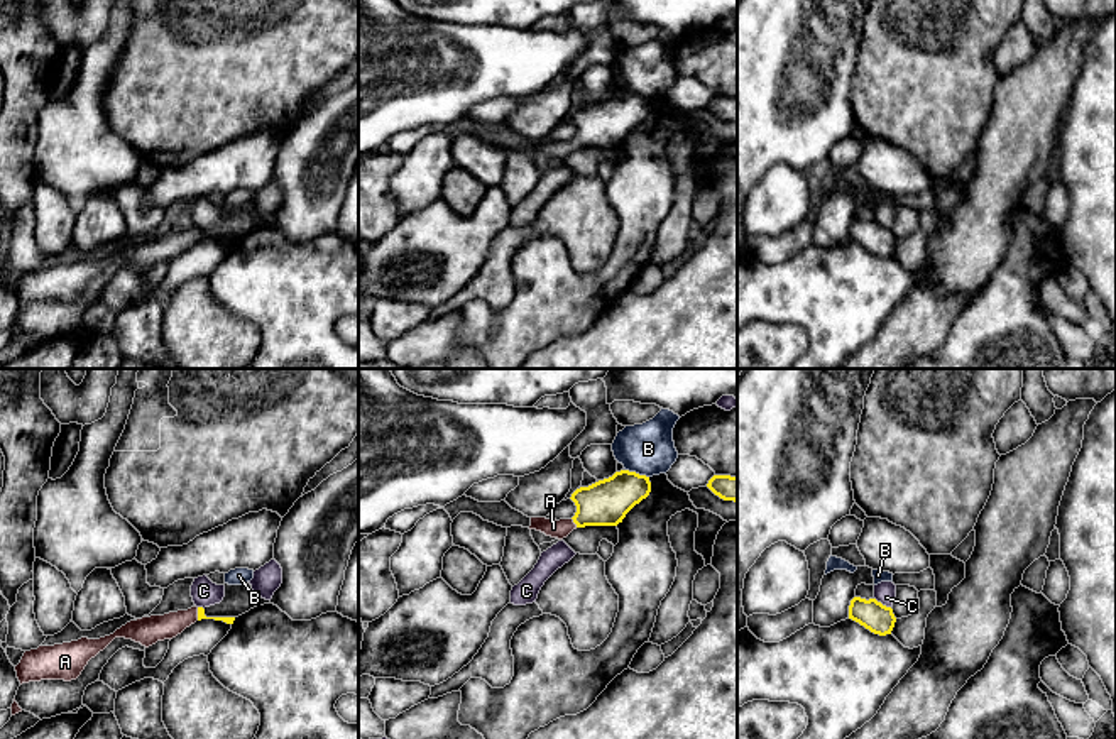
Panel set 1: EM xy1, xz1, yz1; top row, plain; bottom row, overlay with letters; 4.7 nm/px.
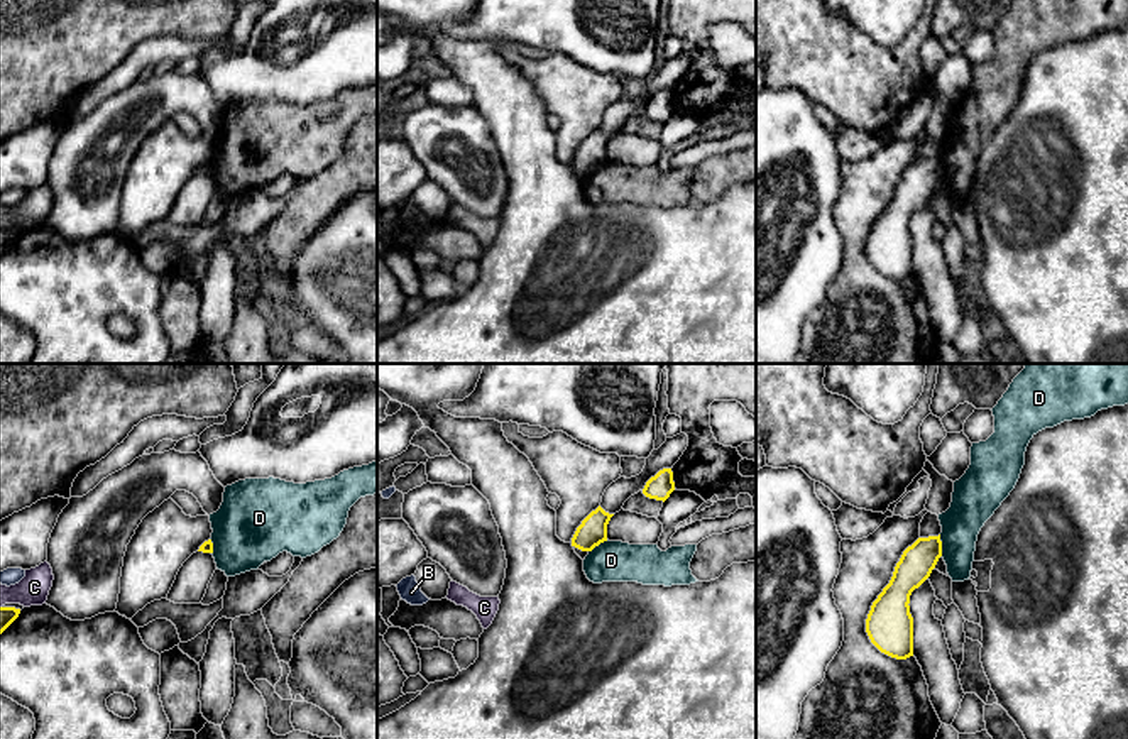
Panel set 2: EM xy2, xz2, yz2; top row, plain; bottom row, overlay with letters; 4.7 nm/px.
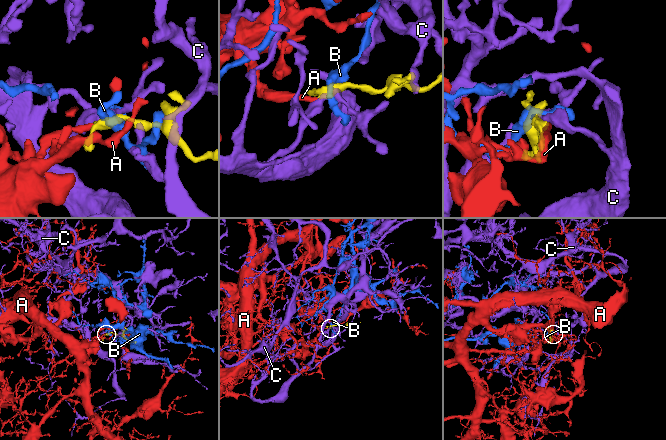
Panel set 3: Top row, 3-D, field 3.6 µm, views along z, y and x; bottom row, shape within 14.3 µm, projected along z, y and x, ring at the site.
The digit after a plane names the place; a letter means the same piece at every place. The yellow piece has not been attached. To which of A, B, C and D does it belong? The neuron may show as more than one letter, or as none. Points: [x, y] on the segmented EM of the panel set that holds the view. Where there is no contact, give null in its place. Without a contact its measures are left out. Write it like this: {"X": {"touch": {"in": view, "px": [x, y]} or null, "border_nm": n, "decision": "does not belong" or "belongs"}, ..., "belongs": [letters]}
{"A": {"touch": {"in": "xy1", "px": [198, 614]}, "border_nm": 60, "decision": "belongs"}, "B": {"touch": {"in": "xz1", "px": [638, 474]}, "border_nm": 120, "decision": "does not belong"}, "C": {"touch": {"in": "yz1", "px": [881, 604]}, "border_nm": 90, "decision": "does not belong"}, "D": {"touch": {"in": "yz2", "px": [941, 545]}, "border_nm": 110, "decision": "does not belong"}, "belongs": ["A"]}

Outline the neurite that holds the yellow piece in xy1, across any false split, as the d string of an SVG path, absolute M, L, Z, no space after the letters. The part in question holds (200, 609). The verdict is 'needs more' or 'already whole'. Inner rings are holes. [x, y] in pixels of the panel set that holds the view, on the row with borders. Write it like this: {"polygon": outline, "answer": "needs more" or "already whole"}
{"polygon": "M191 607L188 610L169 612L164 616L150 616L130 621L113 634L78 641L39 646L37 649L25 651L20 663L15 666L17 678L22 683L41 680L76 680L88 661L103 651L115 638L132 639L149 648L157 641L172 639L186 627L201 619L223 621L233 624L235 617L206 617L203 607Z", "answer": "needs more"}

